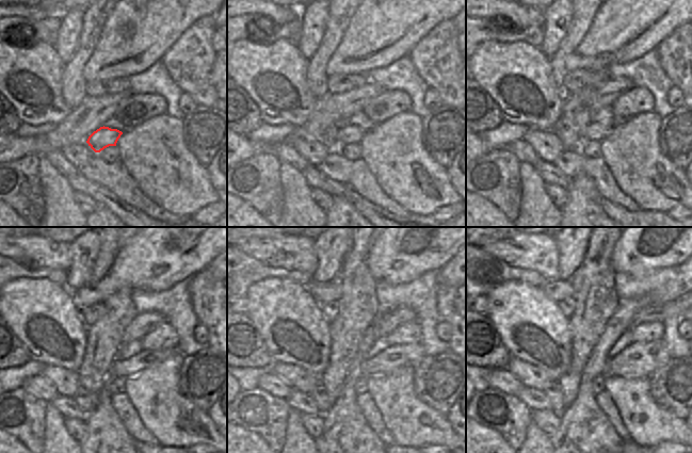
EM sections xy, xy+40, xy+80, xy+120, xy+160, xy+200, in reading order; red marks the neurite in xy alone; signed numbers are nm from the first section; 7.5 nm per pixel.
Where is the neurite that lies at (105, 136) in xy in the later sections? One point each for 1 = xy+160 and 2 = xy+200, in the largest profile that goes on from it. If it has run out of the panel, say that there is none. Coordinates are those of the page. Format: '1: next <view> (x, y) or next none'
1: next xy+160 (393, 357)
2: next xy+200 (640, 359)

